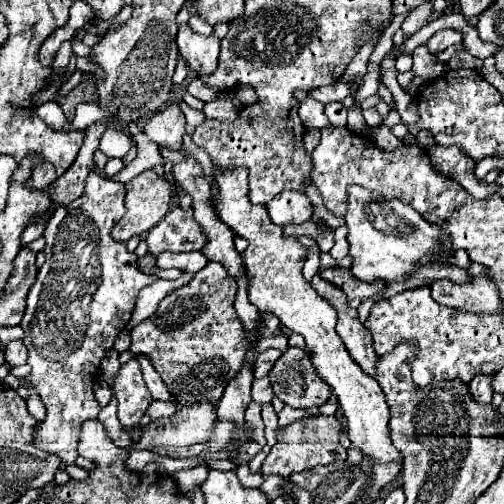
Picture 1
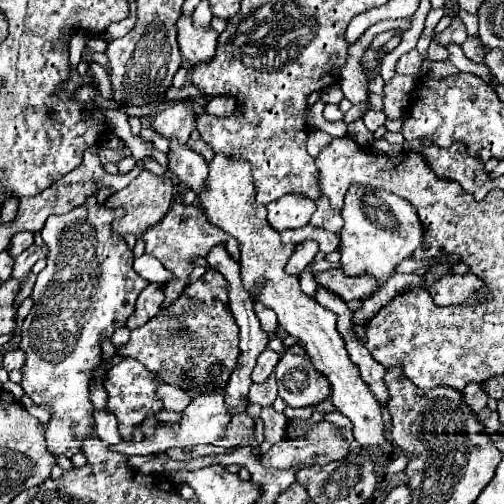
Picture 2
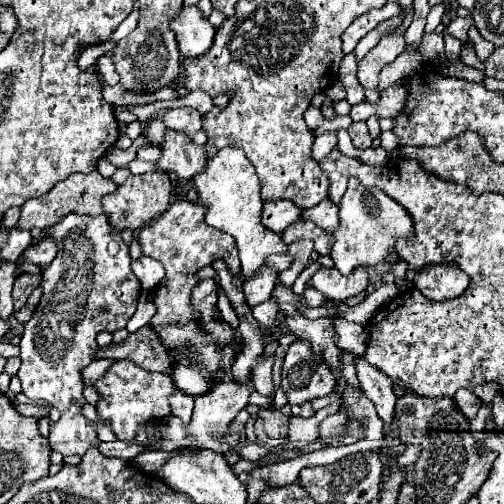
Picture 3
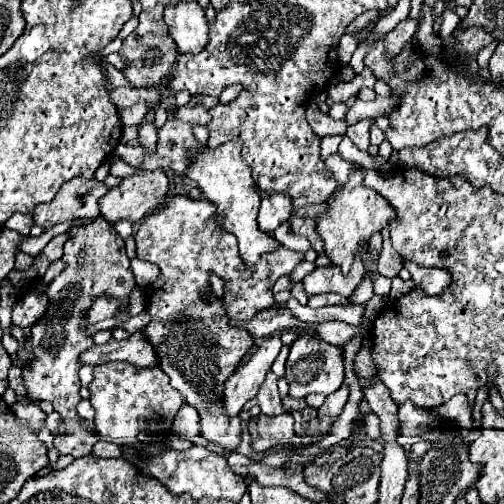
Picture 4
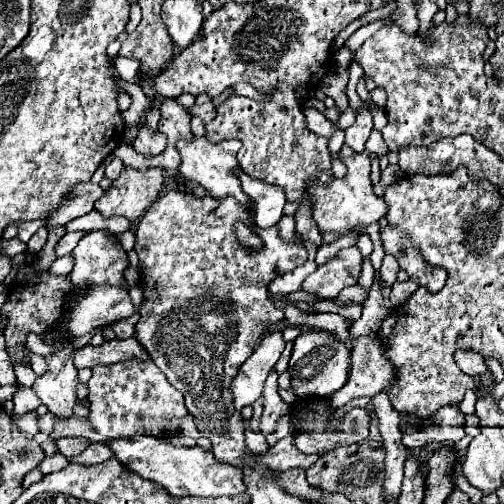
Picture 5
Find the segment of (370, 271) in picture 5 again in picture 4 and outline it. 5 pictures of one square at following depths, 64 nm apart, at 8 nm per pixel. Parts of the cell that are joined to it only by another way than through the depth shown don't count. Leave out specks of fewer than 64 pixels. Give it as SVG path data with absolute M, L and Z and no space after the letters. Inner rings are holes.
M366 273L364 279L357 287L356 291L350 296L352 304L362 304L368 301L373 296L373 281L371 274Z

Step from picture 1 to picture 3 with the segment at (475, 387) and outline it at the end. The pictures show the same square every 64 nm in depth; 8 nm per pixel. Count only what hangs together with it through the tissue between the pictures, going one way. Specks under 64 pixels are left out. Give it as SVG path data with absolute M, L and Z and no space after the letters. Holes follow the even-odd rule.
M460 390L460 392L456 392L454 394L454 404L460 408L460 412L464 414L464 416L468 416L468 420L472 420L474 416L476 416L476 412L478 412L478 408L482 406L482 400L472 392L472 390Z

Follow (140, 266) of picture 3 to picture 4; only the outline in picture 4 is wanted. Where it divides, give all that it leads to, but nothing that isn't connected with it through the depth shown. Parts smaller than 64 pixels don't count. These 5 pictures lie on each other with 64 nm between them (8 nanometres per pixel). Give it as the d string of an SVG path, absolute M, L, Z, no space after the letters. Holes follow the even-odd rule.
M138 258L132 259L130 266L133 270L136 283L142 287L152 284L152 282L158 278L158 274L160 274L160 270L155 264Z

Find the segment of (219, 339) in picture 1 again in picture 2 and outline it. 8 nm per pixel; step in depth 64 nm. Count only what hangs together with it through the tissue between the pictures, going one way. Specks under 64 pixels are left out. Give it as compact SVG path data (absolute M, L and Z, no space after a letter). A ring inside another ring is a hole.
M210 268L206 276L188 284L186 292L172 306L168 306L166 310L160 310L160 314L154 316L150 322L132 330L128 344L120 346L116 350L116 354L142 362L150 372L160 374L164 378L164 382L178 384L190 392L210 392L210 390L226 388L228 378L240 356L238 326L234 322L234 316L226 308L226 304L228 304L226 286L228 286L228 282L224 280L224 276Z

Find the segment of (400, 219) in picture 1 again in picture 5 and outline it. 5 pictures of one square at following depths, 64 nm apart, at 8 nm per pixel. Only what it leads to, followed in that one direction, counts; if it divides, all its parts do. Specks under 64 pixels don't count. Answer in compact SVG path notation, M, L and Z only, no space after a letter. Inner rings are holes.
M354 154L350 158L342 158L344 166L348 168L344 178L334 178L330 174L316 176L312 180L312 188L308 192L312 194L314 200L314 220L320 228L320 232L338 232L338 234L350 234L352 228L356 226L368 226L372 222L378 222L386 212L386 202L374 194L372 180L368 176L368 166L370 166L370 156L368 154Z

